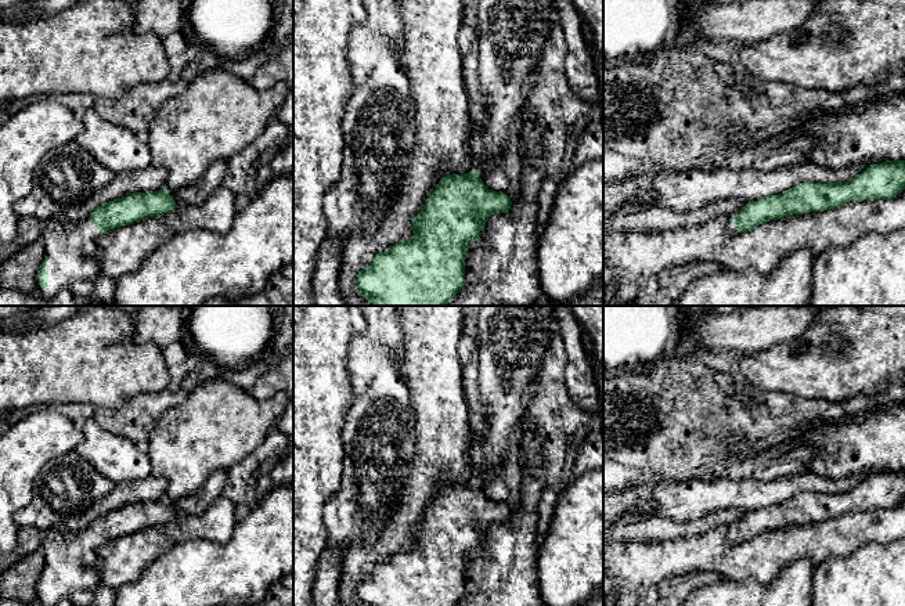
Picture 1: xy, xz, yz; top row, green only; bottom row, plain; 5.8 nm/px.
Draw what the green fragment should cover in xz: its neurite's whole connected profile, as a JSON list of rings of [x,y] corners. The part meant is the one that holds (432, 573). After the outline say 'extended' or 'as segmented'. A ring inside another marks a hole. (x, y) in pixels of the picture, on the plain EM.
[[[476,480],[446,484],[412,530],[414,545],[375,563],[371,576],[358,581],[356,599],[363,606],[455,606],[465,595],[469,553],[477,551],[490,526],[508,523],[511,515],[511,508],[488,499]]]; as segmented

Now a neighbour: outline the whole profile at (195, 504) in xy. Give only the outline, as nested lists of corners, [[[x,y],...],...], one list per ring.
[[[228,470],[214,472],[194,494],[172,501],[170,505],[177,516],[201,516],[223,494],[227,479]]]

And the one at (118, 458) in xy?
[[[93,419],[80,422],[83,440],[75,451],[115,484],[152,475],[149,457],[138,444],[100,428]]]

